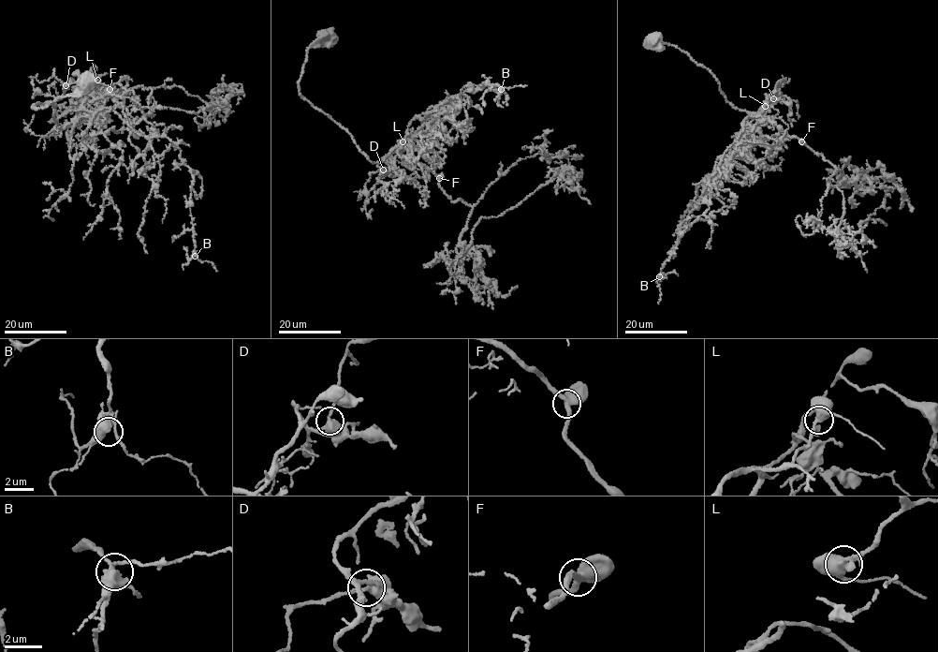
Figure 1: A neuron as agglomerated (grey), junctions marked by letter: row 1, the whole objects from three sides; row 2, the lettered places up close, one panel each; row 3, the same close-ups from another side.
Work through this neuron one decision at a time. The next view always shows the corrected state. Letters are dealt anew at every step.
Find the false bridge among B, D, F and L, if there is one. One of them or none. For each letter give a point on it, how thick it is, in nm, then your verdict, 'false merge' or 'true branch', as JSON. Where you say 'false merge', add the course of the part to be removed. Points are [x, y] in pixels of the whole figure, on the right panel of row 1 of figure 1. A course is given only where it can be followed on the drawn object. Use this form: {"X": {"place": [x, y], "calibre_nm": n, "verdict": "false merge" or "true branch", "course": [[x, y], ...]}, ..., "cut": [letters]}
{"B": {"place": [659, 276], "calibre_nm": 460, "verdict": "true branch"}, "D": {"place": [773, 98], "calibre_nm": 460, "verdict": "true branch"}, "F": {"place": [801, 141], "calibre_nm": 440, "verdict": "true branch"}, "L": {"place": [765, 106], "calibre_nm": 440, "verdict": "true branch"}, "cut": []}

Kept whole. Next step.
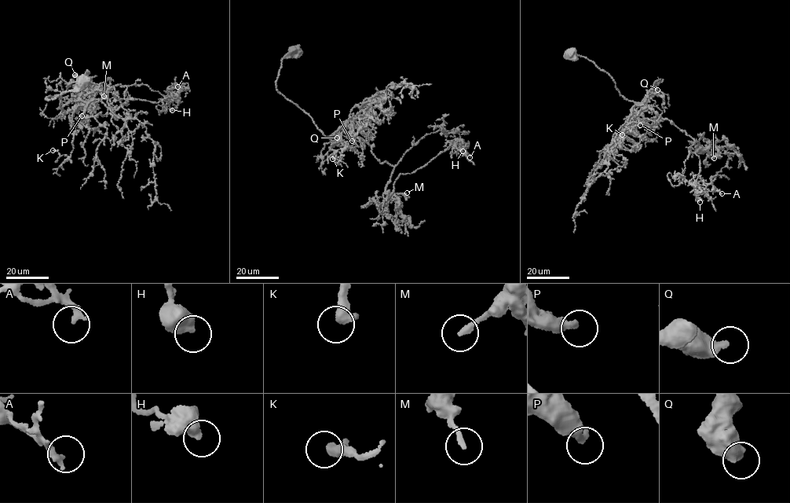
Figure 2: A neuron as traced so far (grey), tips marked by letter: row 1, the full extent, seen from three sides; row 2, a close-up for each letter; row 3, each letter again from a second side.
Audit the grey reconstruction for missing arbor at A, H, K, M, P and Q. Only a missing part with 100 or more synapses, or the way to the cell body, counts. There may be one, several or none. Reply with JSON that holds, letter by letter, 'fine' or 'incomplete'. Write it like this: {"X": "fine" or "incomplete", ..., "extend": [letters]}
{"A": "fine", "H": "fine", "K": "fine", "M": "fine", "P": "fine", "Q": "fine", "extend": []}

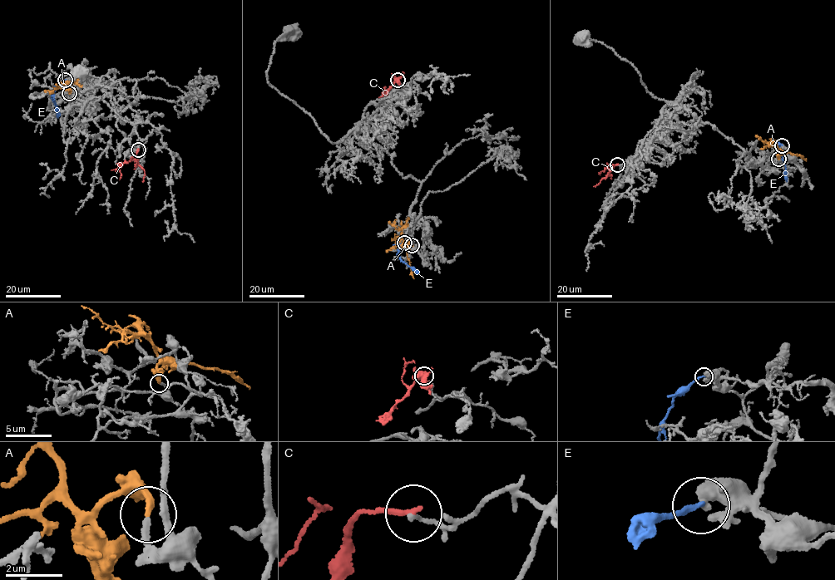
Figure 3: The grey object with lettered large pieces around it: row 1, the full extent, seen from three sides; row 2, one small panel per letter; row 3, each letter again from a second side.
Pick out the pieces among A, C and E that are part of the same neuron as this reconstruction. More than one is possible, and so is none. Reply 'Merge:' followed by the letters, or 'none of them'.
Merge: A

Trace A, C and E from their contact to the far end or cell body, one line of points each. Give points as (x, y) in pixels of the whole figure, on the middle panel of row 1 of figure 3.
A: (412, 245), (404, 243), (402, 229), (388, 222)
C: (397, 79), (395, 77), (385, 92), (384, 90)
E: (404, 243), (399, 246), (398, 253), (403, 262), (418, 273)

